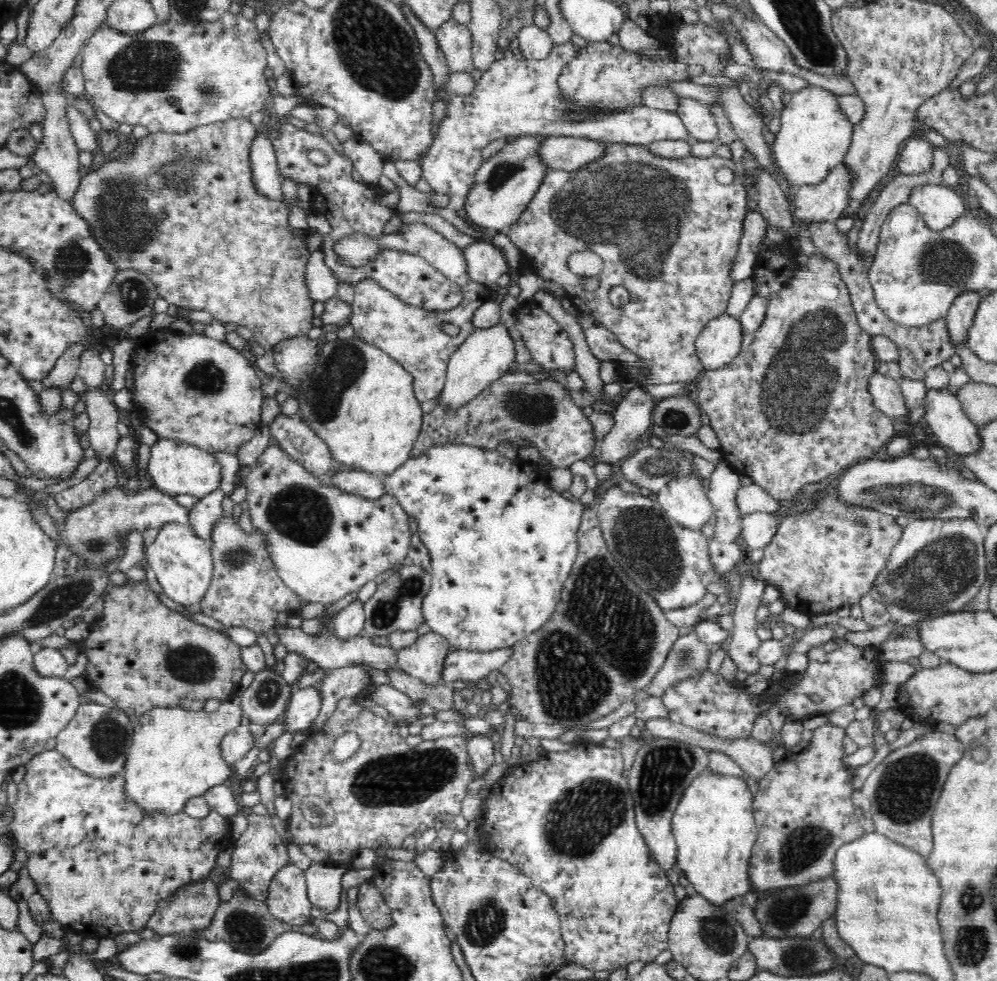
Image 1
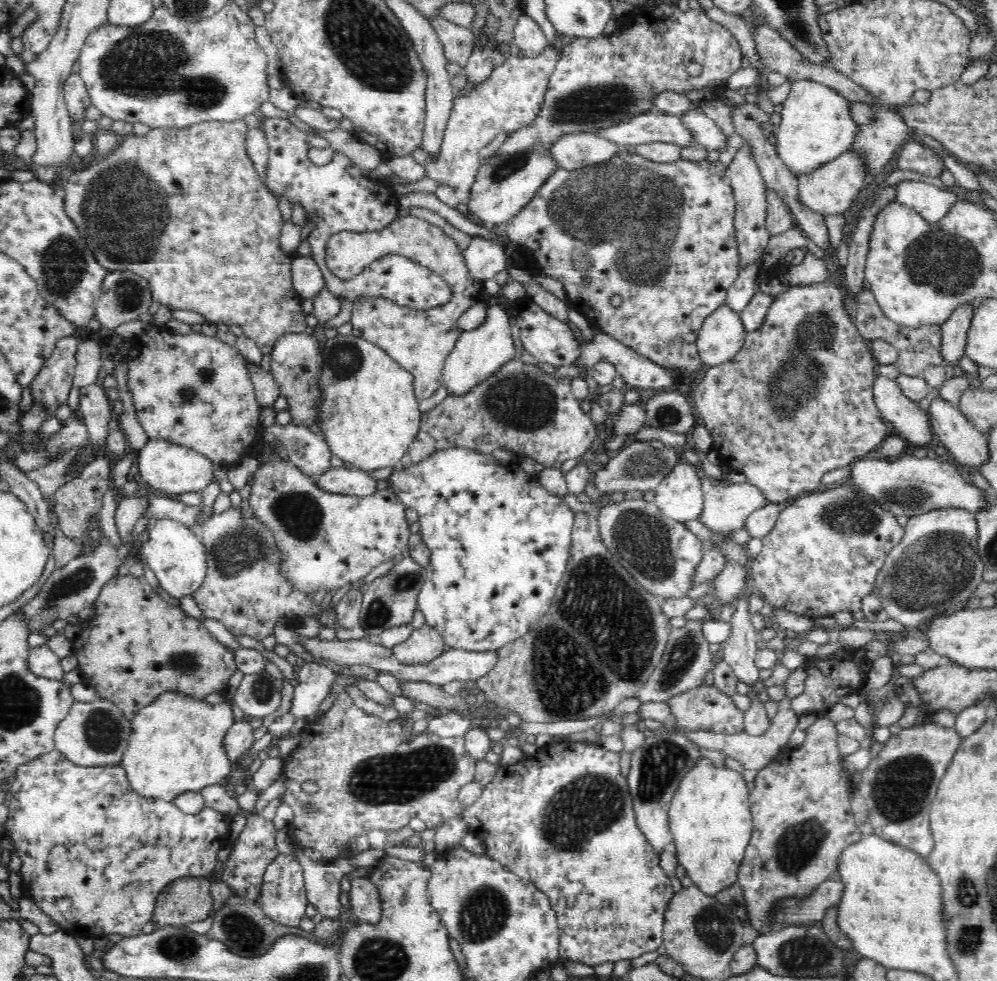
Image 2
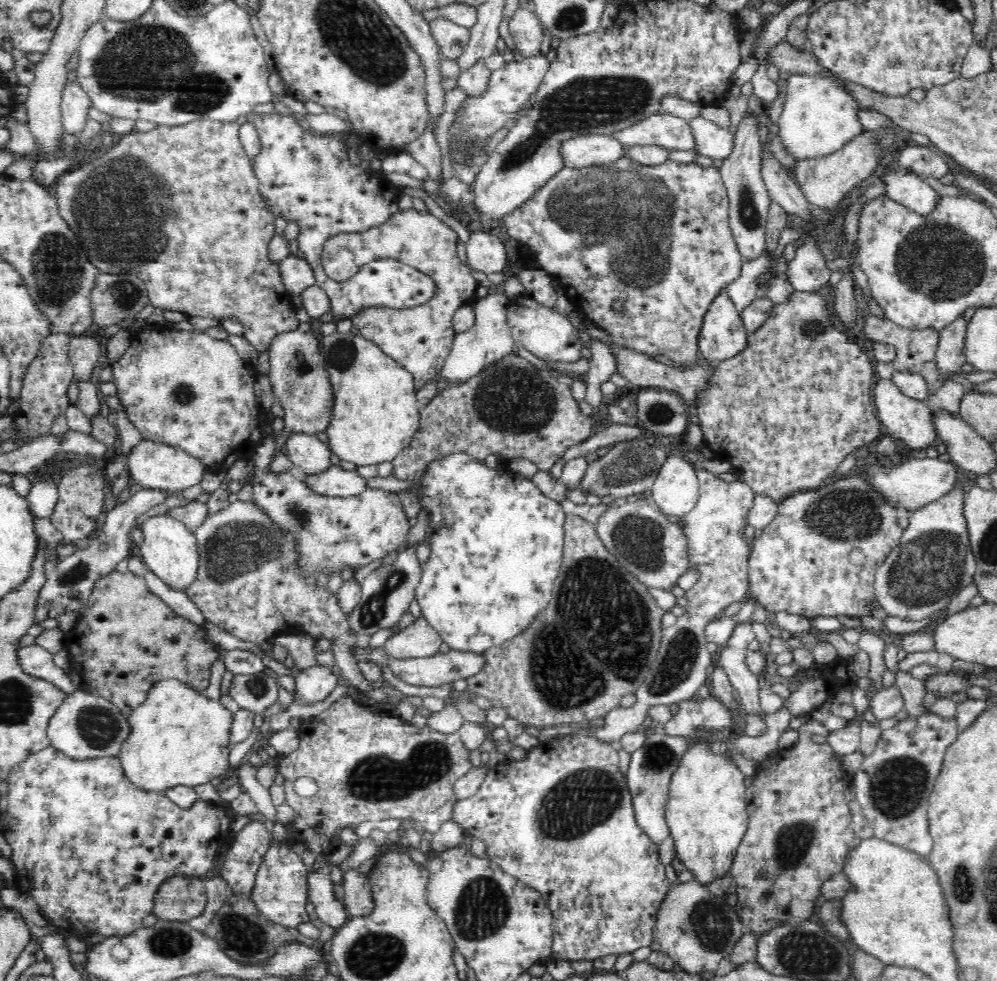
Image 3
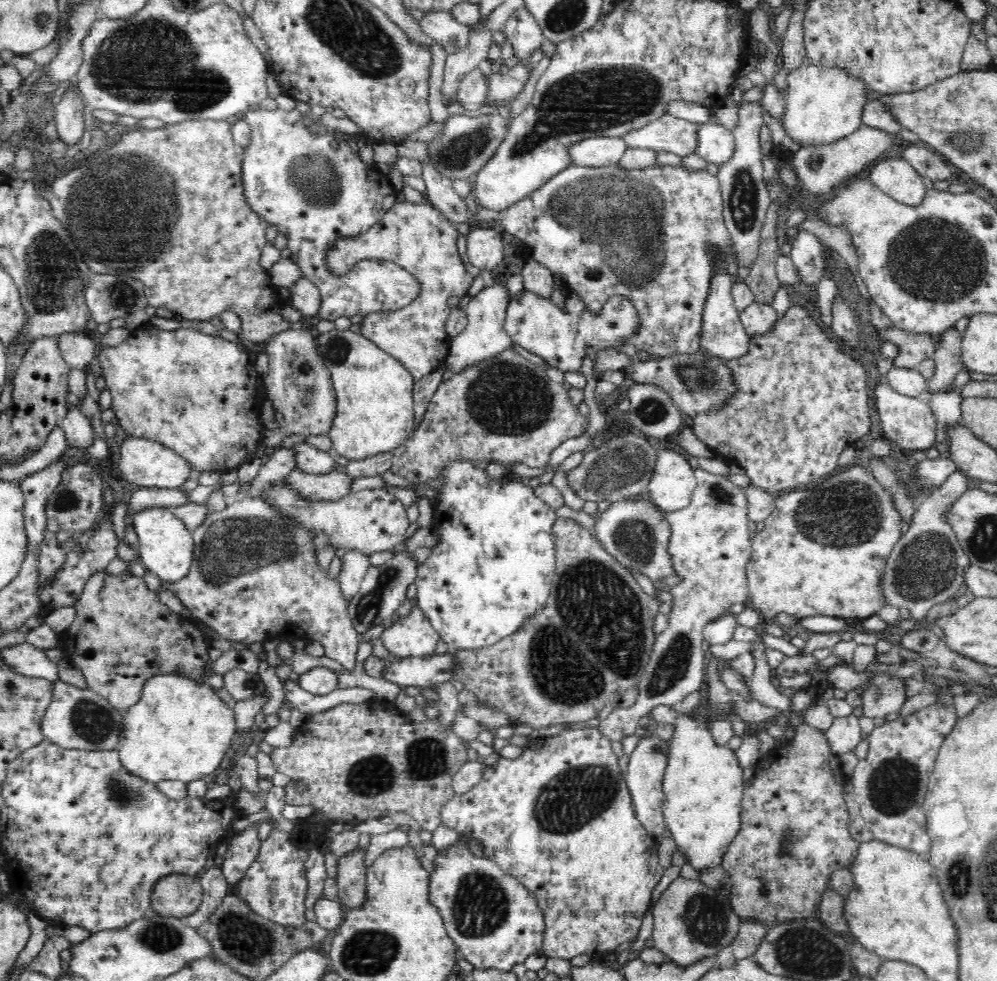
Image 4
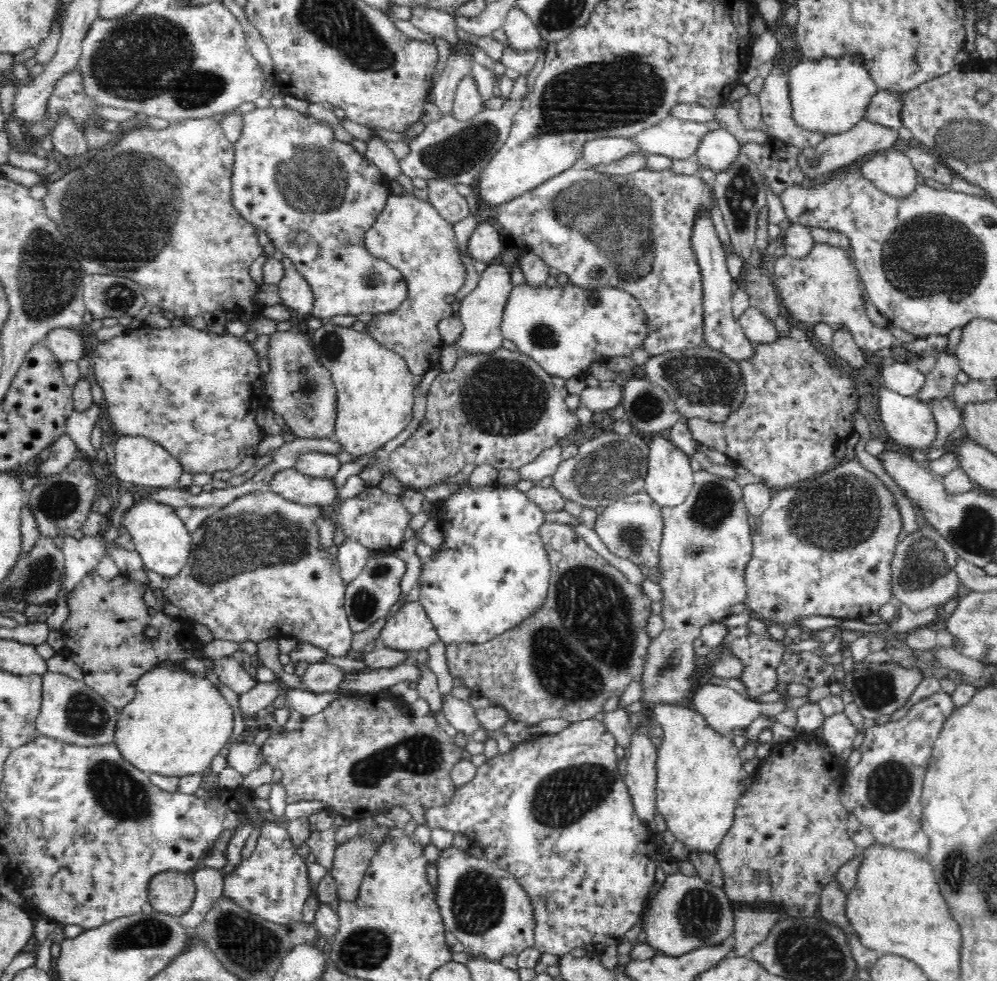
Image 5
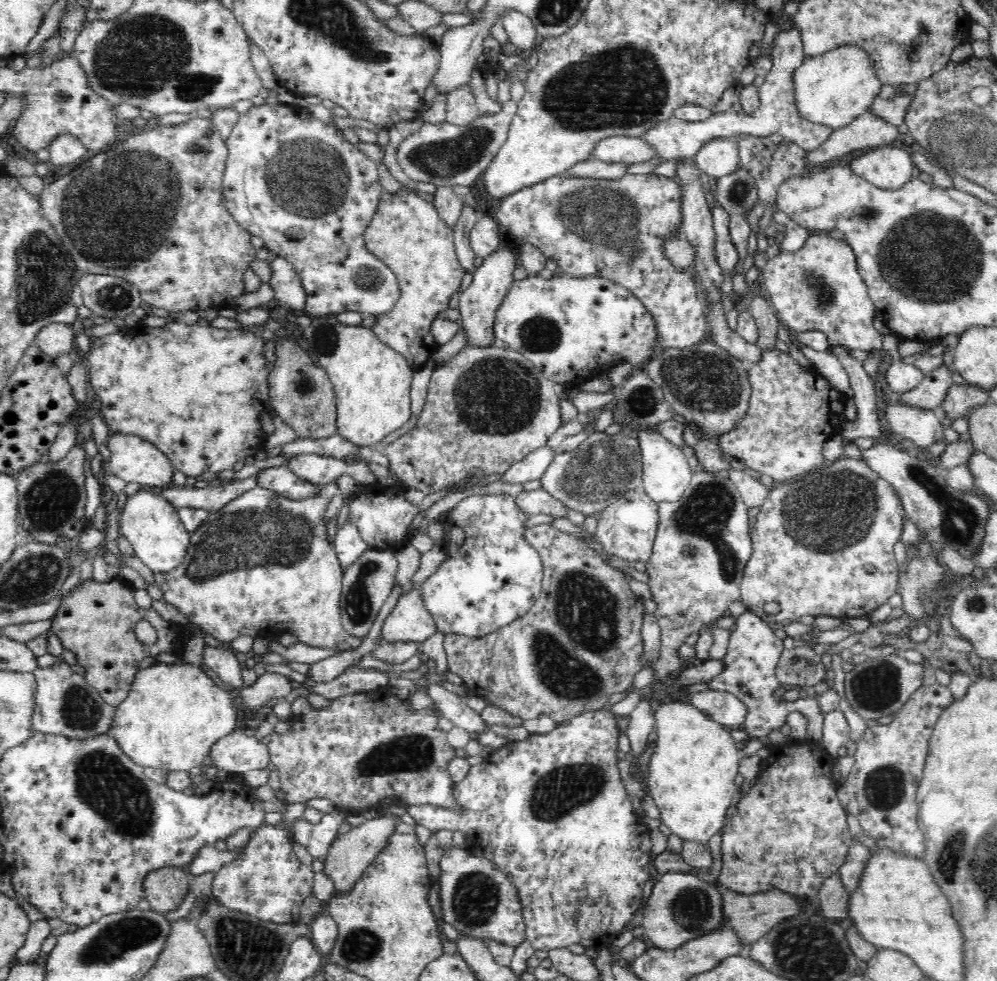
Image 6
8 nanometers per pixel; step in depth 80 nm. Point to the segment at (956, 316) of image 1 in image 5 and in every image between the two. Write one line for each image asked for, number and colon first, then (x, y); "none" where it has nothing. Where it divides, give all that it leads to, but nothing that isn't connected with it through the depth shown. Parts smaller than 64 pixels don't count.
2: (954, 331)
3: (949, 357)
4: (948, 362)
5: (938, 384)

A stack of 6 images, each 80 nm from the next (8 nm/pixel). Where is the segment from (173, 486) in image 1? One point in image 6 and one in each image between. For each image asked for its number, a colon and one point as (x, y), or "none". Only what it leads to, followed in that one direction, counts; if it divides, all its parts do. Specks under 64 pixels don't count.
2: (164, 466)
3: (153, 465)
4: (143, 463)
5: (138, 461)
6: (132, 459)

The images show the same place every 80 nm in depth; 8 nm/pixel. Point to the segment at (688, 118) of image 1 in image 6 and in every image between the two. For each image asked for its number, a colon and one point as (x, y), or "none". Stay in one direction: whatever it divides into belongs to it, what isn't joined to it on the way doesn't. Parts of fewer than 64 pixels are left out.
2: (705, 133)
3: (711, 141)
4: (716, 145)
5: (718, 150)
6: (720, 157)

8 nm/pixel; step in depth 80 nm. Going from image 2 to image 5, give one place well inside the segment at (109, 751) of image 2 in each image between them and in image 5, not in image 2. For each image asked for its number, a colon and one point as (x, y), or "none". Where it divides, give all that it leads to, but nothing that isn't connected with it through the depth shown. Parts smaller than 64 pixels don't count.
3: (83, 725)
4: (75, 717)
5: (70, 710)

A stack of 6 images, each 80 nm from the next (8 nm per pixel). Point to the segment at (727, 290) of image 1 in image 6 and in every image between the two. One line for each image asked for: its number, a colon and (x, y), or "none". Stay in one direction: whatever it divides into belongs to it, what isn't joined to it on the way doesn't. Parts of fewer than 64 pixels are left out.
2: (672, 256)
3: (657, 238)
4: (587, 225)
5: (572, 221)
6: (613, 228)

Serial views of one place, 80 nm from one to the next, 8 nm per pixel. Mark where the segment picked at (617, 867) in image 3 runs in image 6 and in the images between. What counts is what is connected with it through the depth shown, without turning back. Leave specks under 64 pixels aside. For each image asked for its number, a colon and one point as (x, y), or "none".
4: (559, 818)
5: (554, 812)
6: (551, 811)

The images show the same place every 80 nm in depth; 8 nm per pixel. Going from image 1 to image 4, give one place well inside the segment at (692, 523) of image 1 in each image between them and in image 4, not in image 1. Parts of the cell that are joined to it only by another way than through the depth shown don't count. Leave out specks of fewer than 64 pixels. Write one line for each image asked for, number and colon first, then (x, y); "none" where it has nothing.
2: (679, 495)
3: (675, 491)
4: (672, 483)

